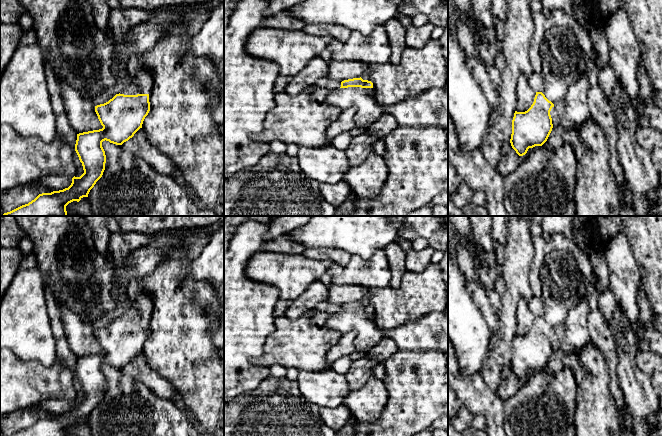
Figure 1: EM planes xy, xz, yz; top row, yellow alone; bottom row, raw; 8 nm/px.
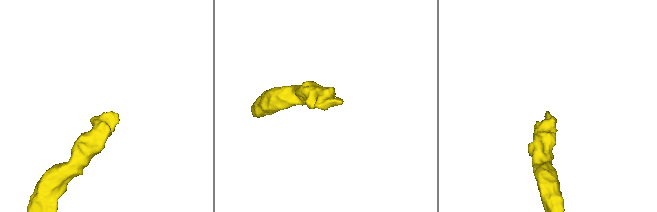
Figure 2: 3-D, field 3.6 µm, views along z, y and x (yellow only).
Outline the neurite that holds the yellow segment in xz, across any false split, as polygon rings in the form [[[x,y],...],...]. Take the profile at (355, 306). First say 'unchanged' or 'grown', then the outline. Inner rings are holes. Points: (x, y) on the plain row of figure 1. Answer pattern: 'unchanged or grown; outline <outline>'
grown; outline [[[361,301],[342,305],[340,312],[329,315],[326,325],[342,334],[354,330],[355,349],[364,353],[386,338],[386,331],[379,329],[374,322],[373,307]]]

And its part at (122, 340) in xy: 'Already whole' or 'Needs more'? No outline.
Needs more

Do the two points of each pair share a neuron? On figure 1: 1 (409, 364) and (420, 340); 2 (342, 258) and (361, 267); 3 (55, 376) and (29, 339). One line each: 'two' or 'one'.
1: two
2: two
3: two

